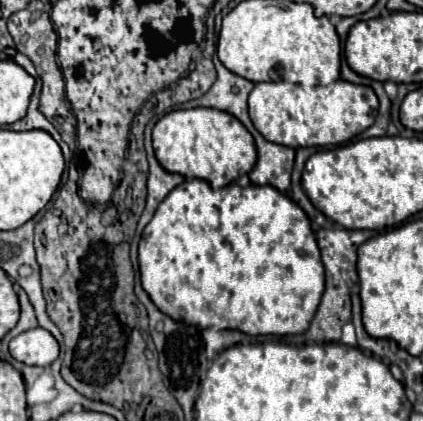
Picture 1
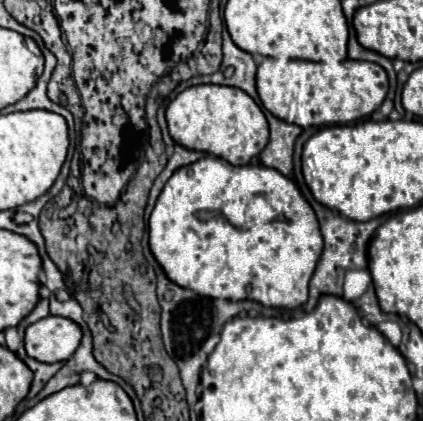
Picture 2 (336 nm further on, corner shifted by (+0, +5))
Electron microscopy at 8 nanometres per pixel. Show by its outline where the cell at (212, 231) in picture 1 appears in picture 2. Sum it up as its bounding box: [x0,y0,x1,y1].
[148,156,324,308]

